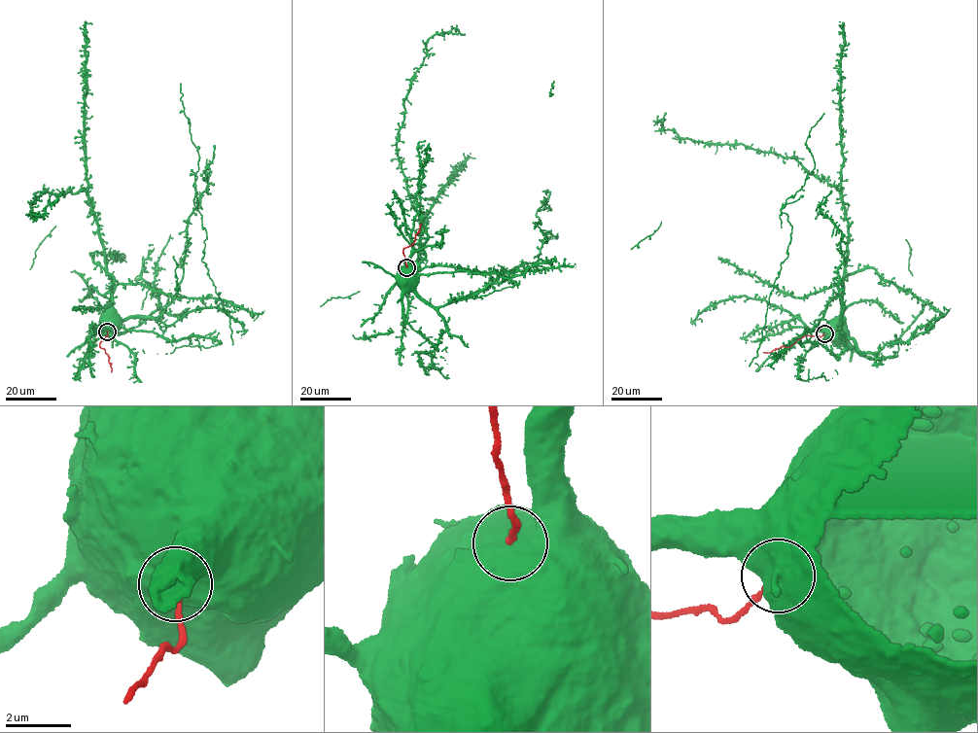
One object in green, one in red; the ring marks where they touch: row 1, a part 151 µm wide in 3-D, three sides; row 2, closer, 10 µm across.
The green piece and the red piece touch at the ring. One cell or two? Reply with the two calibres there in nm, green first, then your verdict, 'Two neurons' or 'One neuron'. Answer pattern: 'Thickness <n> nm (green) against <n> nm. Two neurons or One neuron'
Thickness 750 nm (green) against 150 nm. Two neurons

